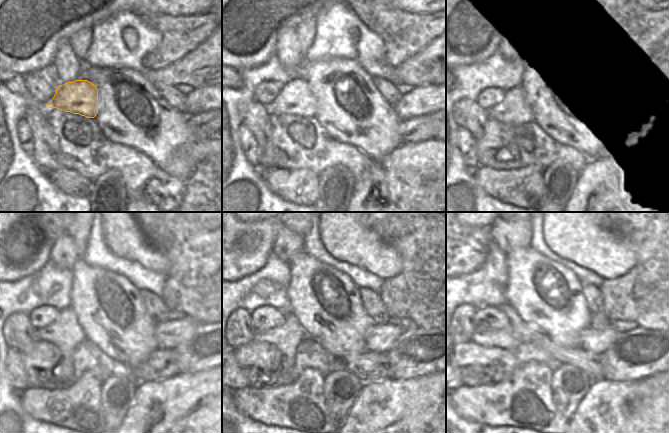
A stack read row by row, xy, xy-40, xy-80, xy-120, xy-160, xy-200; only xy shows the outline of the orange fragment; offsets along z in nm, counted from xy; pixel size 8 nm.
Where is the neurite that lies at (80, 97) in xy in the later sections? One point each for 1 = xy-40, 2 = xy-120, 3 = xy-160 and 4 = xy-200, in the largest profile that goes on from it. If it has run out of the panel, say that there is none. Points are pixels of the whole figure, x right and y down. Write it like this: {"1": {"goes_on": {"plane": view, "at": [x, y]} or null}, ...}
{"1": {"goes_on": {"plane": "xy-40", "at": [295, 97]}}, "2": {"goes_on": {"plane": "xy-120", "at": [65, 333]}}, "3": {"goes_on": {"plane": "xy-160", "at": [287, 337]}}, "4": {"goes_on": {"plane": "xy-200", "at": [505, 338]}}}

